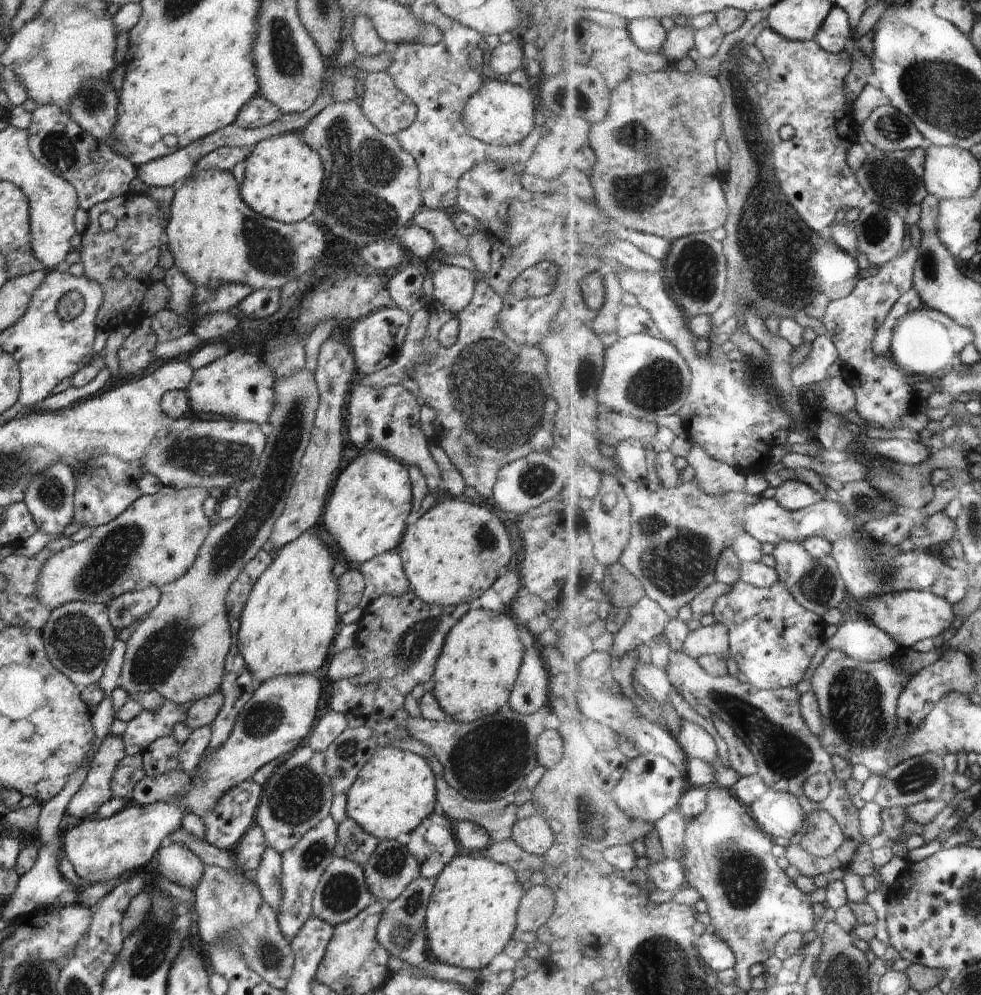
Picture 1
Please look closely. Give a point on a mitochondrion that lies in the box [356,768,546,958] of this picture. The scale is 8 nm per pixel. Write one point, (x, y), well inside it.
(404, 935)

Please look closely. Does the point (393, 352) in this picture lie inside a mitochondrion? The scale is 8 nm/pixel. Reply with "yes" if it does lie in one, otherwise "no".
no

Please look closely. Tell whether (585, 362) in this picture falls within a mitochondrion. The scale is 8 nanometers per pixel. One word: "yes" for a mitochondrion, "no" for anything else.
yes

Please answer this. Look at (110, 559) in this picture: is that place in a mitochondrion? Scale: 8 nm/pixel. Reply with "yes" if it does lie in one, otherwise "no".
yes

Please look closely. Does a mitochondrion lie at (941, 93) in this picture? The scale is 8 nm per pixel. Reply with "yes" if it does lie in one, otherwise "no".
yes

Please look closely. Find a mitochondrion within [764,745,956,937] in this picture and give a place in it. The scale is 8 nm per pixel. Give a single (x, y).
(918, 777)

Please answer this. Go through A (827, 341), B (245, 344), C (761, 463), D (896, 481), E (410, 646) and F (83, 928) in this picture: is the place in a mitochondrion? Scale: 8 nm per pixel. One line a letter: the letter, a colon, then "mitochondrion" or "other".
A: other
B: other
C: other
D: mitochondrion
E: mitochondrion
F: other

